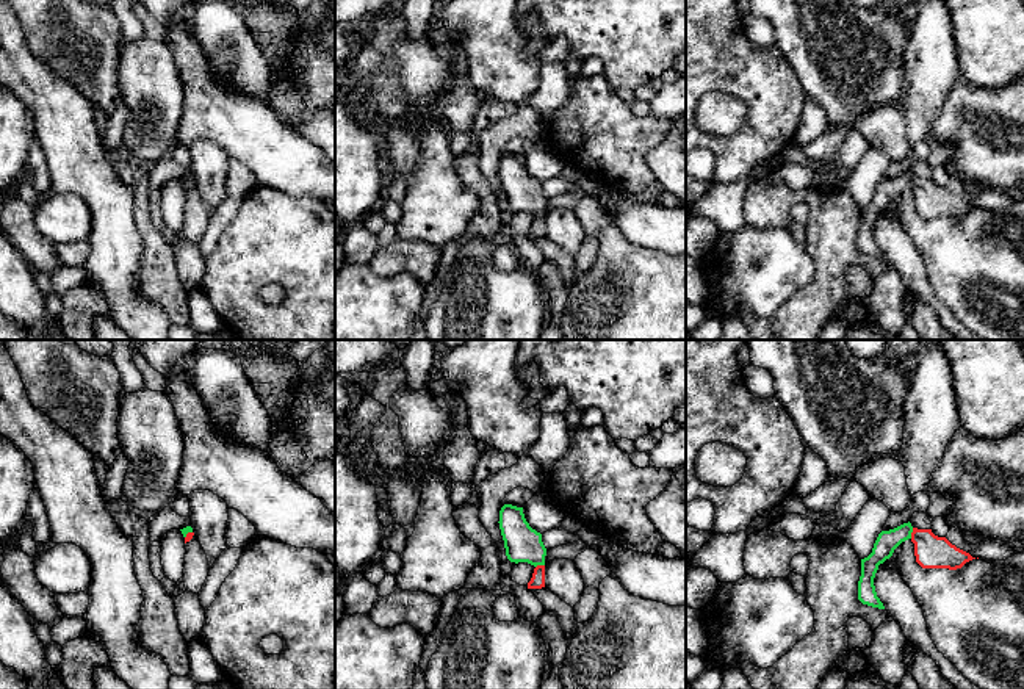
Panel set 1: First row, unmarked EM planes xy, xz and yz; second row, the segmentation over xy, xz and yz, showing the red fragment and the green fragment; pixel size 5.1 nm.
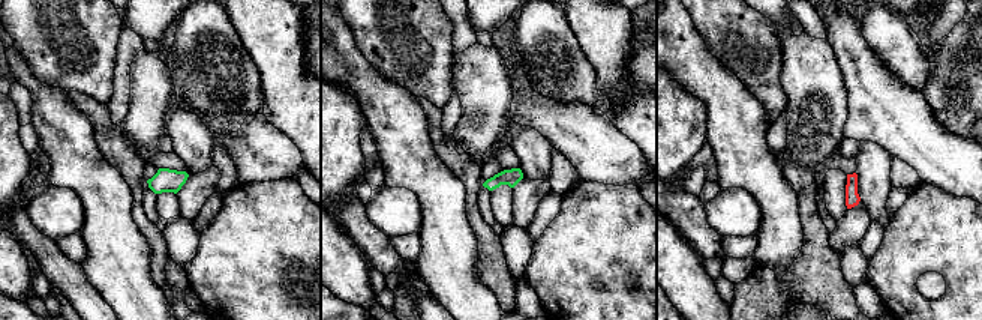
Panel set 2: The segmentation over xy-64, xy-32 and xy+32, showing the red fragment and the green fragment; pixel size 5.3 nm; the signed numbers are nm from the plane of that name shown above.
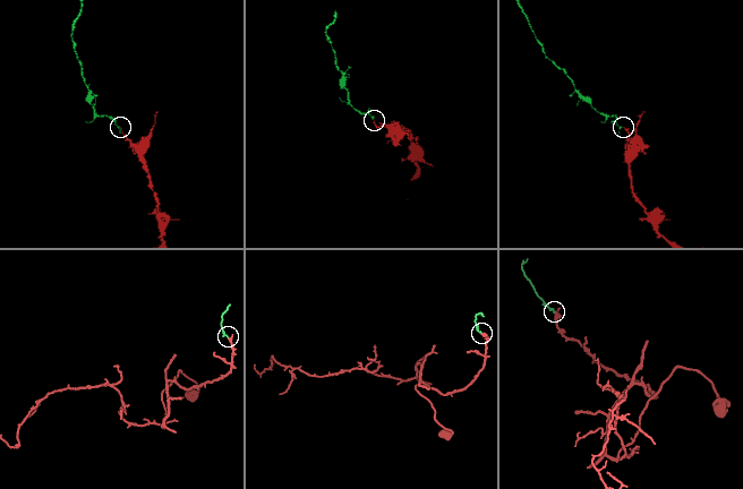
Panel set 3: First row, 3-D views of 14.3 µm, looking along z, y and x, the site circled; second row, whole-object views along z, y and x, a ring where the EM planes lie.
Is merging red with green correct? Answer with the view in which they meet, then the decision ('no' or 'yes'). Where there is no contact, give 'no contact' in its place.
meets red in yz; yes

